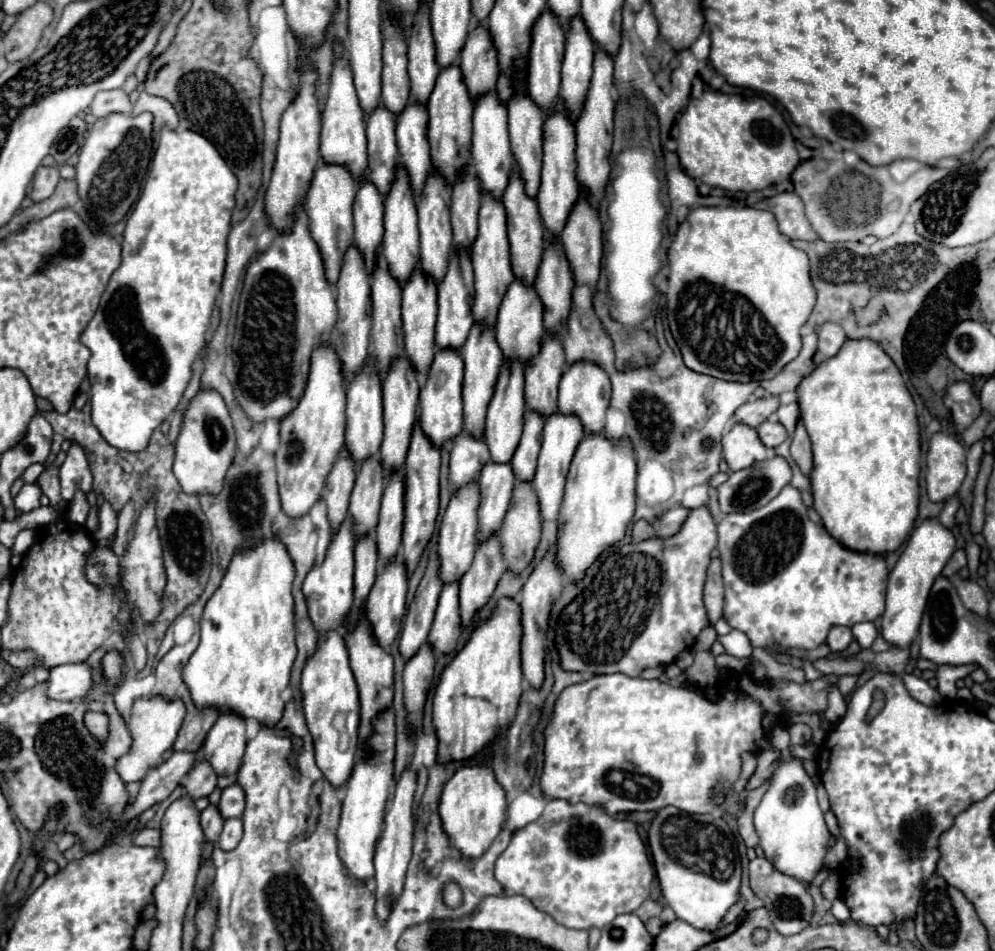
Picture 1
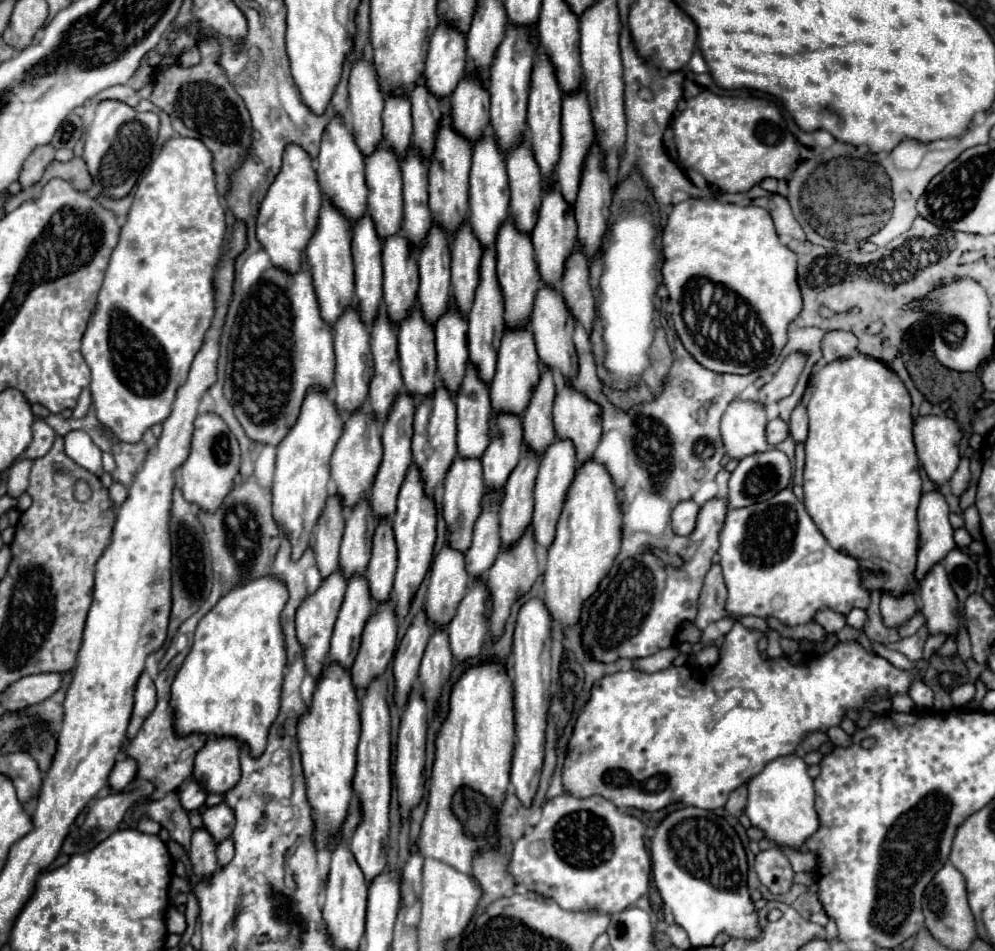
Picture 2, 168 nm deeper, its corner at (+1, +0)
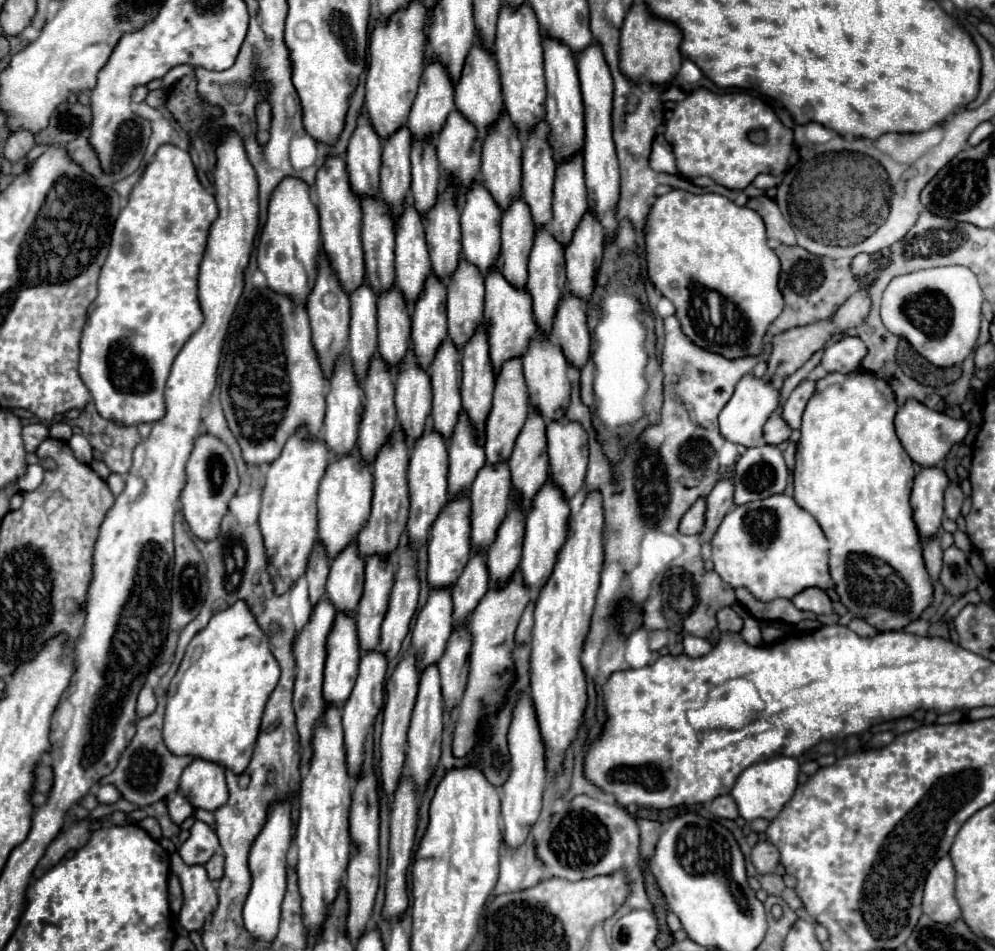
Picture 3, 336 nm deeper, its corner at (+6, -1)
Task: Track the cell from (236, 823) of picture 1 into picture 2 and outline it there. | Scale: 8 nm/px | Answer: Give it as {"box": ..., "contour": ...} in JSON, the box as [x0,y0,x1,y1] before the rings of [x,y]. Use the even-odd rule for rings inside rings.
{"box":[217,838,233,868],"contour":[[[229,838],[229,840],[225,840],[225,842],[221,842],[217,846],[217,862],[223,868],[223,866],[227,866],[231,862],[231,858],[233,858],[233,842]]]}

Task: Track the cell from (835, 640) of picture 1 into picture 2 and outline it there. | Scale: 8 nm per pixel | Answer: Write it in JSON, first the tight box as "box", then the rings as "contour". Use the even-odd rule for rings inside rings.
{"box":[815,608,845,632],"contour":[[[825,608],[825,610],[819,610],[815,614],[815,620],[825,628],[825,632],[837,632],[845,626],[845,616],[831,610],[831,608]]]}

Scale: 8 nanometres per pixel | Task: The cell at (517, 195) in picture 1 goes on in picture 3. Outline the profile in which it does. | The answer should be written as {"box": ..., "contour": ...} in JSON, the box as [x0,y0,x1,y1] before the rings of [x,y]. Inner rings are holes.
{"box":[484,267,538,371],"contour":[[[492,267],[486,273],[486,305],[484,305],[484,325],[488,331],[490,357],[494,363],[494,371],[502,367],[506,359],[524,355],[528,341],[536,335],[538,325],[532,313],[532,297],[524,287],[514,287],[506,281],[500,267]]]}

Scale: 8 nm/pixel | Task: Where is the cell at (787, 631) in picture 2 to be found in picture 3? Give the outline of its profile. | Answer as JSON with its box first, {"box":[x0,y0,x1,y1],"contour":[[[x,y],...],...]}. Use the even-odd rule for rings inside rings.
{"box":[736,589,816,625],"contour":[[[738,589],[736,599],[748,609],[748,613],[756,621],[784,621],[788,625],[796,625],[804,619],[816,619],[814,613],[798,611],[788,599],[774,599],[772,603],[762,603],[756,601],[746,589]]]}

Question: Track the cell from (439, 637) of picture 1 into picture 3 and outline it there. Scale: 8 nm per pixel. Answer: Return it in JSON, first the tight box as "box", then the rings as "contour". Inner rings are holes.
{"box":[406,665,444,793],"contour":[[[428,665],[420,673],[420,685],[418,685],[418,699],[412,711],[412,721],[408,729],[408,747],[406,747],[406,773],[416,783],[418,791],[422,793],[428,779],[432,777],[432,771],[440,759],[440,741],[442,741],[442,717],[444,717],[444,699],[442,699],[442,687],[440,687],[440,671],[436,665]]]}

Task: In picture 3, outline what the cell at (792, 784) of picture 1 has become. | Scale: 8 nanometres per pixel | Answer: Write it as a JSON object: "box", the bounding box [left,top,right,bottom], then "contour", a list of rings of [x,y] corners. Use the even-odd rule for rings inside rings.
{"box":[732,757,800,821],"contour":[[[772,757],[768,761],[748,767],[736,779],[736,785],[732,789],[732,797],[738,803],[740,817],[744,817],[746,821],[754,821],[754,819],[772,821],[772,819],[776,819],[778,811],[782,811],[782,807],[792,799],[792,795],[798,787],[798,773],[800,773],[800,765],[794,757]]]}

